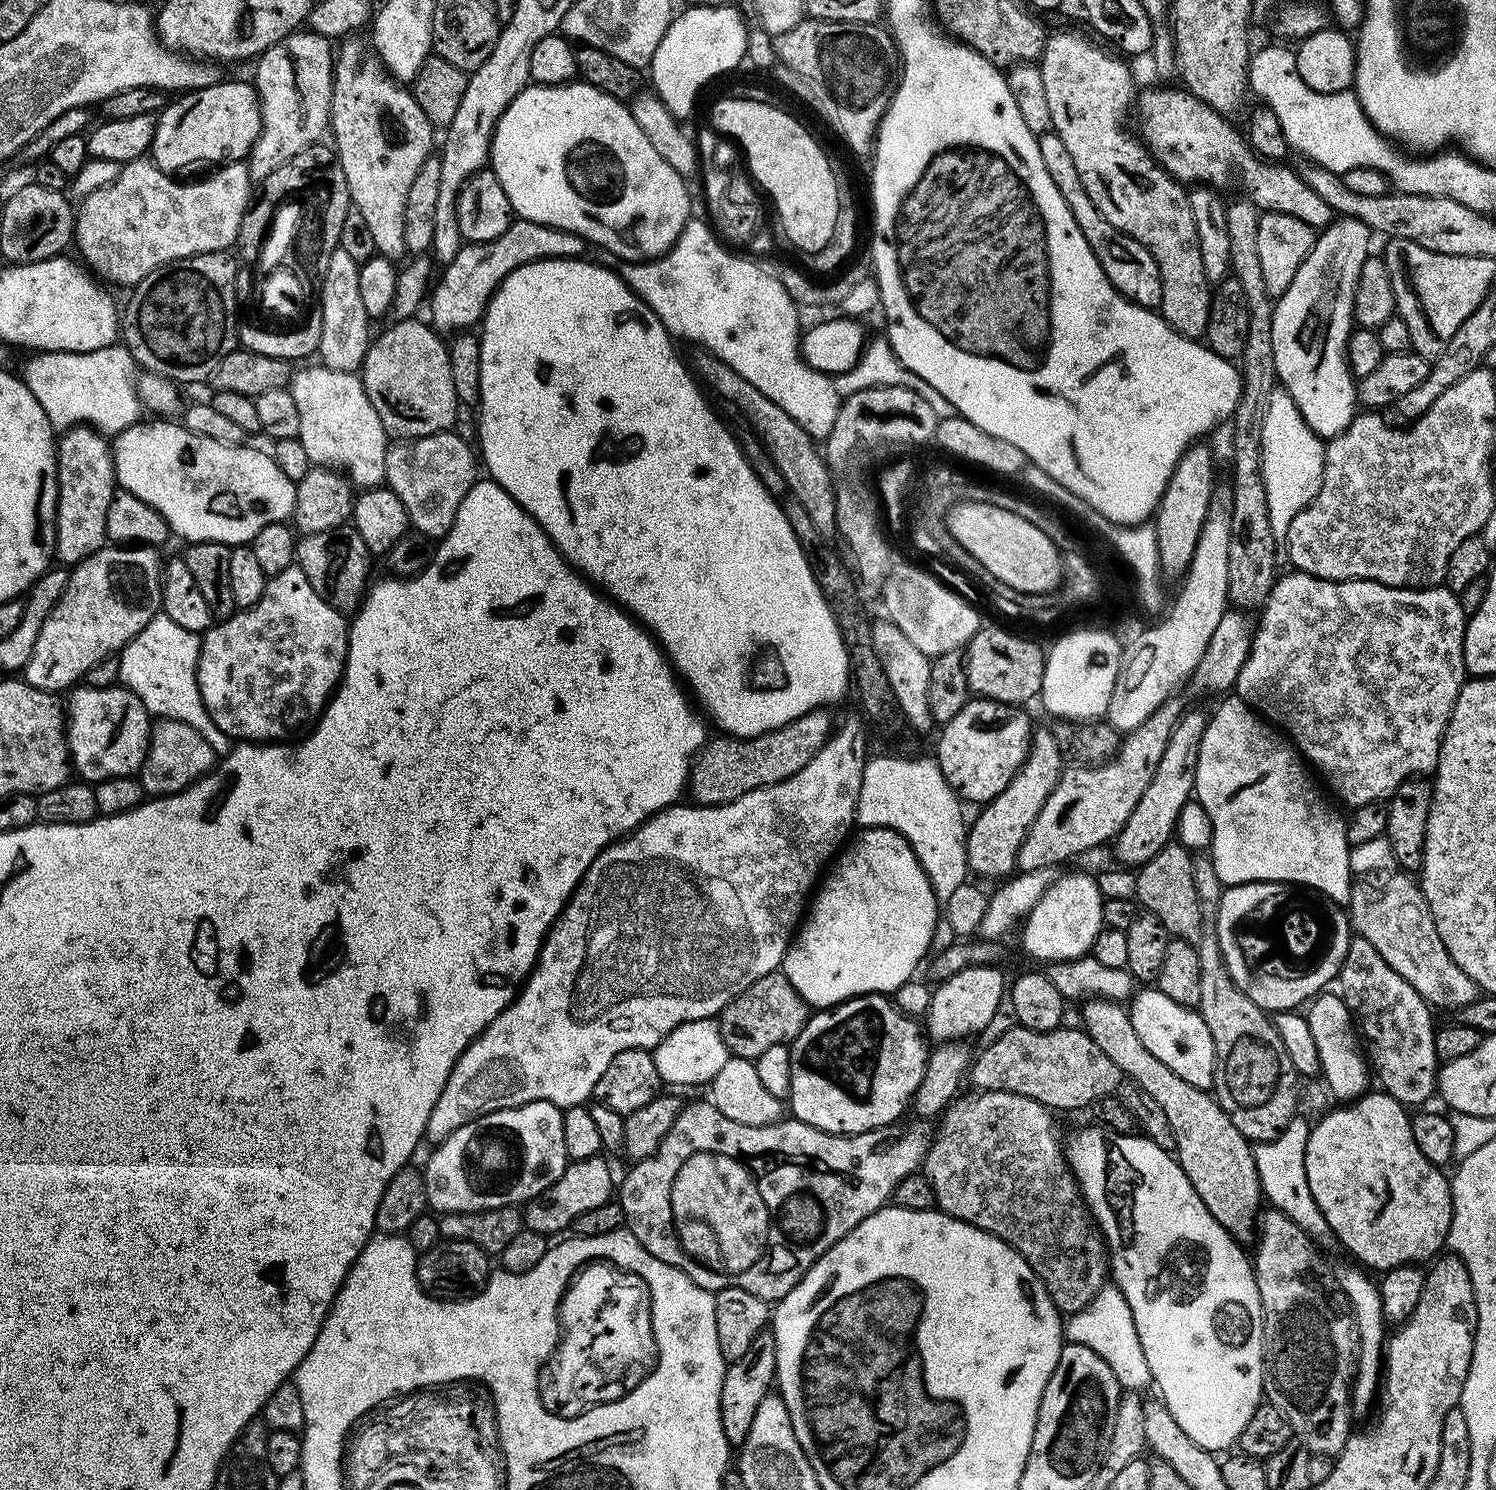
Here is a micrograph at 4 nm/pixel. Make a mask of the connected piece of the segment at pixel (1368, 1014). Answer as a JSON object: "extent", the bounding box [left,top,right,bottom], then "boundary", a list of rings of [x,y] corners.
{"extent":[1338,935,1438,1105],"boundary":[[[1353,935],[1350,946],[1343,949],[1339,984],[1338,993],[1355,1020],[1371,1071],[1375,1079],[1376,1076],[1380,1079],[1379,1087],[1399,1104],[1427,1105],[1424,1103],[1438,1092],[1438,1061],[1434,1050],[1437,1025],[1432,1024],[1433,1009],[1366,938],[1358,935]]]}

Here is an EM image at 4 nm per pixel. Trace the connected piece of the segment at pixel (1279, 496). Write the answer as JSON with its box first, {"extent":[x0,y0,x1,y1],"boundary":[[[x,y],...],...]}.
{"extent":[1260,402,1325,542],"boundary":[[[1292,402],[1269,403],[1260,426],[1260,472],[1264,476],[1270,510],[1270,526],[1277,542],[1283,542],[1290,522],[1311,502],[1322,486],[1325,441],[1316,435]]]}

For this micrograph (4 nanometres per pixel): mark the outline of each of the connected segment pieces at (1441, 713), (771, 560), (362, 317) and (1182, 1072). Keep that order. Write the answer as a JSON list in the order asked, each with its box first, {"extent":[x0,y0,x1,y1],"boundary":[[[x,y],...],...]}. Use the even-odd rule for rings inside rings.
[{"extent":[1234,570,1466,808],"boundary":[[[1288,570],[1273,584],[1268,600],[1259,613],[1260,624],[1255,627],[1252,648],[1238,674],[1234,685],[1235,695],[1248,703],[1265,721],[1271,722],[1295,747],[1301,757],[1313,769],[1324,775],[1332,787],[1331,795],[1357,808],[1375,800],[1384,802],[1392,797],[1402,782],[1413,778],[1424,778],[1435,773],[1440,757],[1440,744],[1460,687],[1466,679],[1464,666],[1464,630],[1466,611],[1460,605],[1461,597],[1446,587],[1435,588],[1391,588],[1373,580],[1323,580],[1314,574]]]},{"extent":[478,258,850,737],"boundary":[[[541,258],[541,259],[539,259],[539,260],[536,260],[536,261],[534,261],[534,262],[533,262],[533,264],[527,264],[527,265],[526,265],[526,266],[522,266],[522,267],[521,267],[521,268],[519,268],[519,269],[518,269],[518,270],[514,270],[514,271],[513,271],[513,272],[512,272],[512,273],[511,273],[511,274],[509,274],[509,276],[507,276],[507,278],[505,278],[505,279],[504,279],[504,281],[502,281],[502,283],[501,283],[501,284],[500,284],[500,286],[499,286],[499,288],[497,288],[497,290],[496,290],[496,293],[495,293],[495,294],[493,294],[493,295],[492,295],[492,300],[491,300],[491,302],[489,302],[489,303],[488,303],[488,308],[487,308],[487,310],[485,310],[485,311],[484,311],[484,318],[483,318],[483,321],[482,321],[482,329],[483,329],[483,328],[484,328],[484,333],[482,333],[482,332],[480,332],[480,333],[479,333],[479,336],[478,336],[478,337],[479,337],[479,341],[480,341],[480,352],[481,352],[481,362],[480,362],[480,366],[481,366],[481,380],[480,380],[480,400],[479,400],[479,403],[478,403],[478,452],[479,452],[479,455],[480,455],[480,456],[481,456],[481,457],[482,457],[482,464],[483,464],[483,467],[484,467],[484,464],[485,464],[485,466],[486,466],[486,467],[488,467],[488,472],[487,472],[487,475],[488,475],[488,476],[489,476],[489,477],[491,477],[491,479],[493,479],[493,480],[495,480],[495,482],[496,482],[496,484],[497,484],[497,485],[498,485],[498,486],[502,486],[502,490],[506,490],[506,494],[510,494],[510,498],[514,498],[514,502],[518,502],[518,506],[522,506],[522,510],[526,510],[526,514],[530,514],[530,518],[534,518],[534,522],[538,522],[538,526],[542,526],[542,530],[543,530],[543,531],[544,531],[544,532],[545,532],[545,534],[547,534],[547,535],[548,535],[548,536],[549,536],[549,538],[550,538],[550,539],[551,539],[551,540],[552,540],[552,542],[553,542],[553,544],[555,544],[555,545],[556,545],[556,549],[557,549],[557,550],[558,550],[558,551],[559,551],[559,552],[560,552],[560,554],[561,554],[561,556],[563,556],[563,557],[564,557],[564,559],[565,559],[565,560],[567,560],[567,561],[568,561],[568,563],[569,563],[569,564],[571,564],[571,565],[572,565],[572,567],[573,567],[573,568],[575,568],[575,569],[576,569],[576,571],[577,571],[577,572],[579,572],[579,573],[580,573],[580,575],[581,575],[581,576],[583,576],[583,577],[584,577],[584,579],[585,579],[585,580],[587,580],[587,581],[588,581],[588,583],[589,583],[589,584],[591,584],[591,585],[593,585],[593,586],[595,586],[595,587],[596,587],[596,588],[597,588],[597,589],[600,589],[600,590],[603,590],[603,591],[604,591],[604,592],[605,592],[605,593],[607,593],[607,595],[608,595],[608,596],[609,596],[609,597],[611,597],[611,599],[613,599],[613,600],[615,600],[615,601],[616,601],[616,603],[617,603],[617,604],[619,604],[619,605],[620,605],[620,607],[621,607],[621,608],[623,608],[623,609],[625,609],[625,610],[627,610],[627,611],[628,611],[628,612],[629,612],[629,613],[631,613],[631,615],[632,615],[632,616],[633,616],[633,617],[635,617],[635,619],[636,619],[636,620],[637,620],[637,621],[639,621],[639,623],[641,623],[641,624],[643,624],[643,625],[644,625],[644,627],[645,627],[645,628],[647,628],[647,629],[648,629],[648,631],[649,631],[649,632],[651,632],[651,633],[652,633],[652,635],[653,635],[653,636],[655,636],[655,638],[656,638],[656,643],[657,643],[657,644],[659,644],[659,645],[660,645],[660,647],[661,647],[661,648],[663,648],[663,650],[664,650],[664,655],[665,655],[665,656],[667,656],[667,658],[668,658],[668,662],[669,662],[669,664],[671,664],[671,665],[672,665],[672,667],[673,667],[673,669],[674,669],[674,671],[675,671],[675,673],[676,673],[676,675],[677,675],[677,677],[679,677],[679,679],[680,679],[680,680],[681,680],[681,681],[683,681],[683,683],[684,683],[684,684],[685,684],[685,685],[686,685],[686,688],[687,688],[687,691],[688,691],[688,692],[689,692],[689,693],[691,693],[691,695],[692,695],[692,696],[693,696],[693,697],[694,697],[694,700],[695,700],[695,703],[696,703],[696,704],[697,704],[697,705],[699,705],[699,707],[700,707],[700,708],[701,708],[701,709],[702,709],[702,712],[703,712],[703,708],[702,708],[702,707],[704,707],[704,712],[705,712],[705,713],[704,713],[704,712],[703,712],[703,715],[704,715],[704,716],[705,716],[705,717],[707,717],[707,719],[708,719],[708,720],[709,720],[709,721],[711,721],[711,720],[710,720],[710,719],[712,719],[712,720],[713,720],[713,722],[714,722],[714,723],[716,723],[716,724],[717,724],[717,726],[718,726],[718,727],[720,727],[720,728],[717,728],[717,729],[719,729],[719,731],[720,731],[720,732],[721,732],[721,733],[724,733],[724,734],[727,734],[727,735],[729,735],[729,736],[746,736],[746,737],[750,737],[750,736],[757,736],[757,735],[758,735],[758,734],[762,734],[762,733],[763,733],[763,732],[773,732],[773,731],[774,731],[774,729],[775,729],[775,728],[781,728],[781,727],[782,727],[782,726],[786,726],[786,725],[787,725],[787,724],[789,724],[789,722],[791,722],[791,721],[792,721],[792,720],[793,720],[793,719],[794,719],[794,718],[802,718],[802,717],[803,717],[803,716],[805,716],[805,715],[806,715],[806,713],[808,713],[808,712],[812,712],[812,711],[814,711],[814,709],[815,709],[815,708],[822,708],[822,707],[825,707],[825,706],[832,706],[832,703],[834,703],[834,702],[835,702],[835,700],[840,700],[840,699],[842,699],[842,698],[843,698],[843,696],[844,696],[844,695],[846,695],[846,694],[847,694],[847,692],[848,692],[848,688],[849,688],[849,692],[850,692],[850,671],[849,671],[849,665],[848,665],[848,654],[847,654],[847,650],[846,650],[846,646],[844,646],[844,645],[843,645],[843,638],[842,638],[842,634],[841,634],[841,633],[840,633],[840,632],[839,632],[839,626],[838,626],[838,622],[837,622],[837,621],[836,621],[836,618],[835,618],[835,615],[834,615],[834,613],[832,613],[832,612],[831,612],[831,607],[830,607],[830,606],[829,606],[829,605],[828,605],[828,604],[827,604],[827,600],[826,600],[826,598],[825,598],[825,597],[824,597],[824,596],[823,596],[823,590],[821,590],[821,588],[820,588],[820,581],[819,581],[819,579],[818,579],[818,576],[817,576],[817,573],[816,573],[816,572],[815,572],[815,571],[814,571],[814,572],[813,572],[813,573],[812,573],[812,568],[811,568],[811,566],[810,566],[810,565],[808,565],[808,560],[807,560],[807,558],[806,558],[806,557],[804,557],[804,548],[803,548],[803,546],[802,546],[802,545],[800,545],[800,540],[799,540],[799,538],[798,538],[798,537],[796,537],[796,532],[795,532],[795,530],[794,530],[794,529],[792,529],[792,524],[791,524],[791,522],[790,522],[790,521],[788,521],[788,516],[787,516],[787,514],[786,514],[786,513],[784,513],[784,512],[783,512],[783,510],[782,510],[782,509],[780,509],[780,504],[779,504],[779,502],[778,502],[778,501],[776,501],[776,500],[775,500],[775,498],[774,498],[774,497],[772,497],[772,496],[771,496],[771,494],[770,494],[770,493],[768,493],[768,492],[767,492],[767,490],[766,490],[766,489],[764,489],[764,484],[763,484],[763,482],[762,482],[762,481],[760,481],[760,480],[759,480],[759,478],[758,478],[758,477],[756,477],[756,472],[755,472],[755,470],[754,470],[754,469],[752,469],[752,468],[751,468],[751,466],[750,466],[750,465],[748,465],[748,460],[747,460],[747,458],[746,458],[746,457],[744,457],[744,452],[743,452],[743,450],[742,450],[742,449],[740,449],[740,444],[739,444],[739,442],[738,442],[738,441],[736,441],[736,440],[735,440],[735,438],[734,438],[734,437],[732,437],[732,432],[731,432],[731,430],[730,430],[730,429],[728,429],[728,428],[727,428],[727,426],[726,426],[726,425],[724,425],[724,424],[723,424],[723,422],[722,422],[722,421],[720,421],[720,420],[719,420],[719,418],[718,418],[718,417],[716,417],[716,412],[715,412],[715,410],[714,410],[714,409],[712,409],[712,408],[711,408],[711,406],[710,406],[710,405],[708,405],[708,400],[707,400],[707,398],[706,398],[706,397],[704,397],[704,396],[703,396],[703,394],[702,394],[702,393],[700,393],[700,388],[701,388],[701,385],[700,385],[700,384],[699,384],[699,383],[697,383],[697,381],[696,381],[696,380],[695,380],[695,379],[694,379],[694,376],[693,376],[693,373],[692,373],[692,372],[691,372],[691,371],[690,371],[690,368],[689,368],[689,372],[690,372],[690,373],[688,373],[688,368],[687,368],[687,366],[686,366],[686,365],[684,365],[684,364],[683,364],[683,362],[682,362],[682,361],[680,361],[680,360],[679,360],[679,358],[678,358],[678,357],[676,357],[676,352],[675,352],[675,350],[674,350],[674,349],[672,349],[672,343],[674,343],[674,340],[673,340],[673,337],[672,337],[672,336],[671,336],[671,335],[670,335],[670,333],[669,333],[669,331],[668,331],[668,329],[667,329],[667,328],[665,328],[665,326],[664,326],[664,324],[663,324],[663,323],[662,323],[662,322],[661,322],[661,321],[660,321],[660,319],[658,319],[658,318],[657,318],[657,317],[656,317],[656,315],[654,315],[654,314],[653,314],[653,312],[652,312],[652,311],[650,311],[650,309],[649,309],[649,308],[648,308],[648,305],[647,305],[647,304],[645,304],[645,303],[644,303],[644,301],[643,301],[643,300],[641,300],[641,299],[640,299],[640,297],[639,297],[639,296],[637,296],[637,294],[636,294],[636,291],[634,291],[634,290],[633,290],[633,289],[632,289],[632,288],[630,288],[630,287],[629,287],[629,286],[628,286],[628,283],[626,283],[626,281],[625,281],[625,280],[623,280],[623,279],[622,279],[622,278],[621,278],[621,276],[620,276],[620,274],[619,274],[619,271],[616,271],[616,270],[613,270],[613,269],[612,269],[612,272],[611,272],[611,270],[610,270],[610,269],[608,269],[608,268],[603,268],[603,266],[602,266],[602,265],[600,265],[600,264],[591,264],[591,262],[590,262],[590,261],[588,261],[588,258],[577,258],[577,259],[575,259],[575,260],[545,260],[545,259],[543,259],[543,258]]]},{"extent":[318,248,370,372],"boundary":[[[336,248],[333,257],[330,258],[329,269],[322,278],[320,290],[318,288],[318,300],[320,296],[320,312],[318,319],[322,322],[322,334],[320,335],[320,346],[318,356],[321,356],[323,367],[333,368],[339,372],[356,372],[360,365],[364,363],[364,355],[368,352],[370,335],[368,336],[368,324],[370,317],[366,314],[366,306],[362,306],[362,294],[358,294],[358,274],[360,265],[346,250]]]},{"extent":[1127,986,1214,1089],"boundary":[[[1155,986],[1141,988],[1144,989],[1141,992],[1139,989],[1131,997],[1127,1011],[1129,1022],[1133,1024],[1142,1044],[1183,1081],[1194,1087],[1211,1089],[1214,1078],[1214,1038],[1210,1038],[1210,1030],[1206,1030],[1206,1022],[1199,1011],[1178,1006],[1178,1002],[1166,998],[1166,994],[1162,994]]]}]

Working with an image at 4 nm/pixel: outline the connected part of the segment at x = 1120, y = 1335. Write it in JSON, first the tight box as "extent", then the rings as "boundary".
{"extent":[1066,1283,1153,1393],"boundary":[[[1105,1283],[1085,1308],[1067,1317],[1066,1336],[1073,1344],[1090,1346],[1090,1350],[1094,1350],[1098,1358],[1104,1359],[1106,1366],[1114,1370],[1114,1378],[1118,1378],[1121,1389],[1143,1393],[1144,1387],[1153,1383],[1146,1354],[1142,1354],[1142,1342],[1138,1342],[1134,1314],[1130,1314],[1130,1306],[1126,1306],[1126,1298],[1115,1284]]]}

